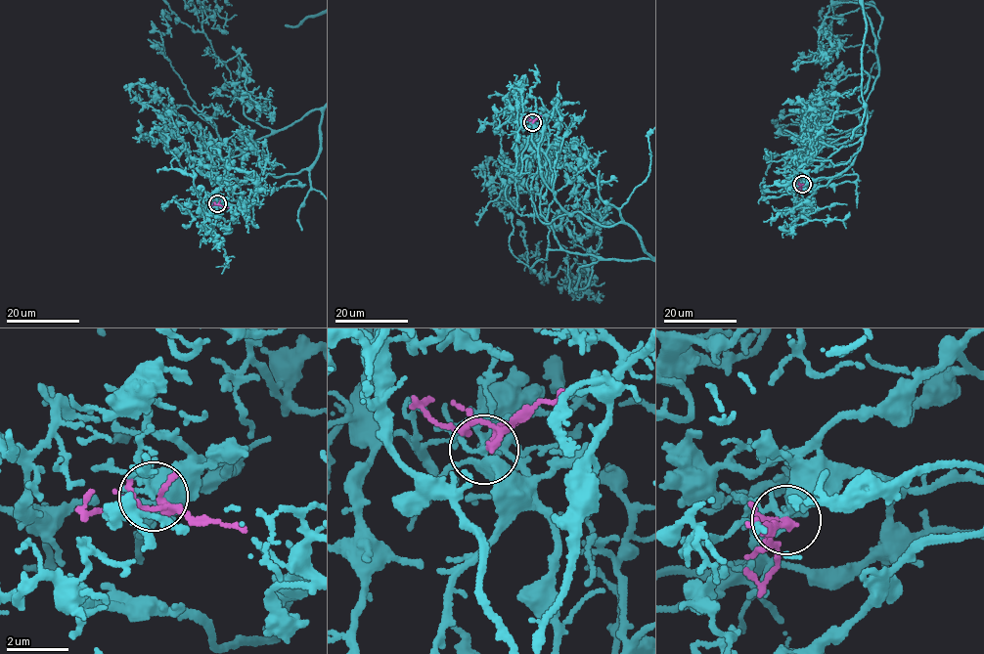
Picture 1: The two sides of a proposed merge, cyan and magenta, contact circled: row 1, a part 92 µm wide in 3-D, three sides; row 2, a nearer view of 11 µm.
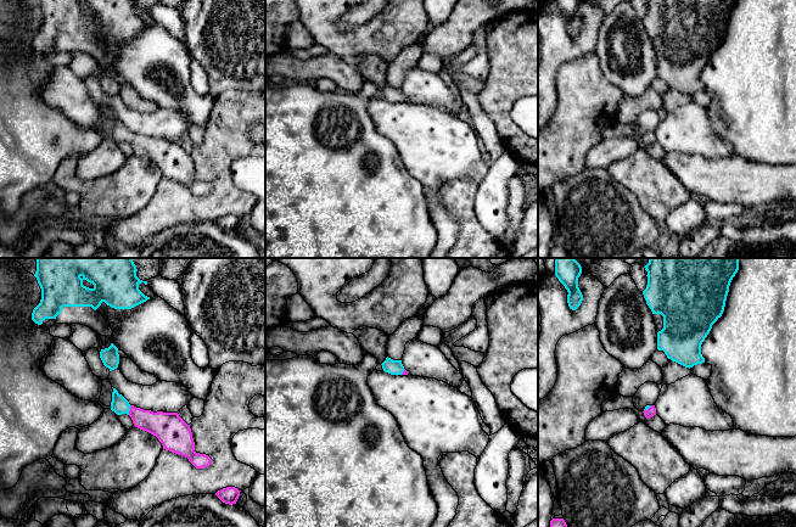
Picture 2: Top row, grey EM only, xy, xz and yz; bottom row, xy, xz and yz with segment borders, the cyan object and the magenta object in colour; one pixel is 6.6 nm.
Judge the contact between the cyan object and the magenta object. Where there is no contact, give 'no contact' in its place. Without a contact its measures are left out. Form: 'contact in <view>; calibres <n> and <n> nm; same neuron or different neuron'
contact in xy; calibres 110 and 180 nm; same neuron

